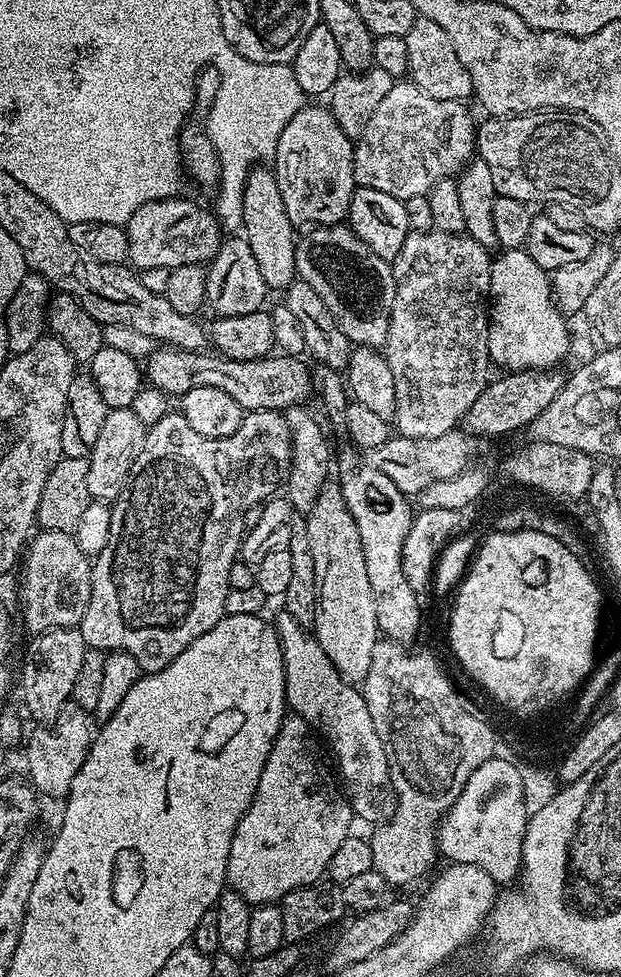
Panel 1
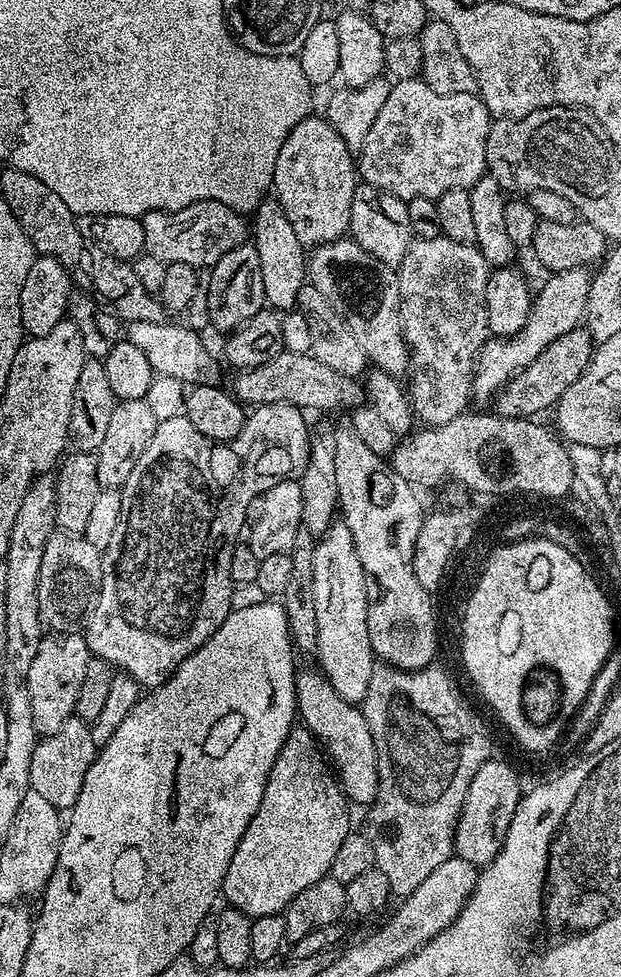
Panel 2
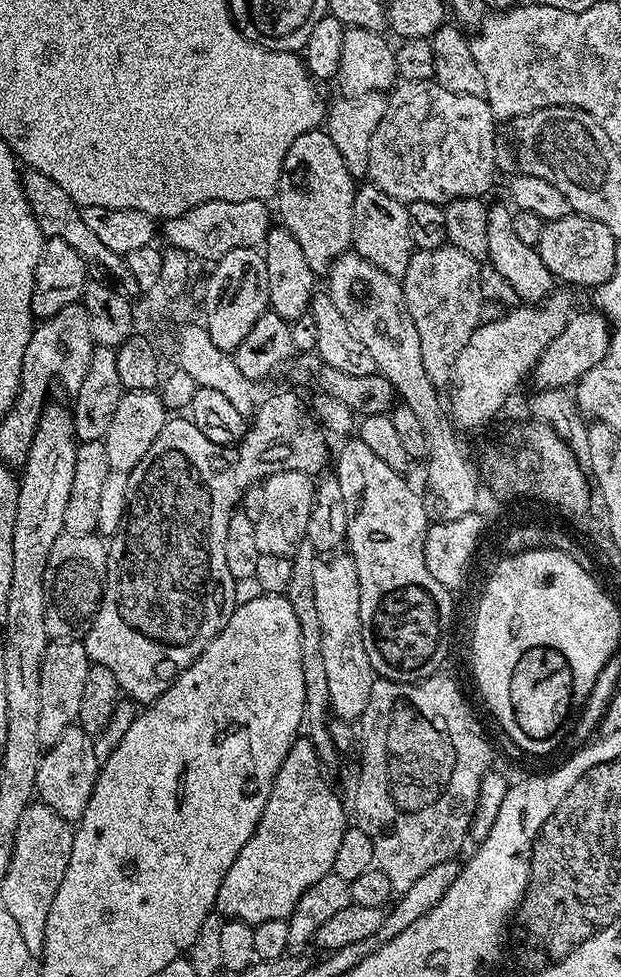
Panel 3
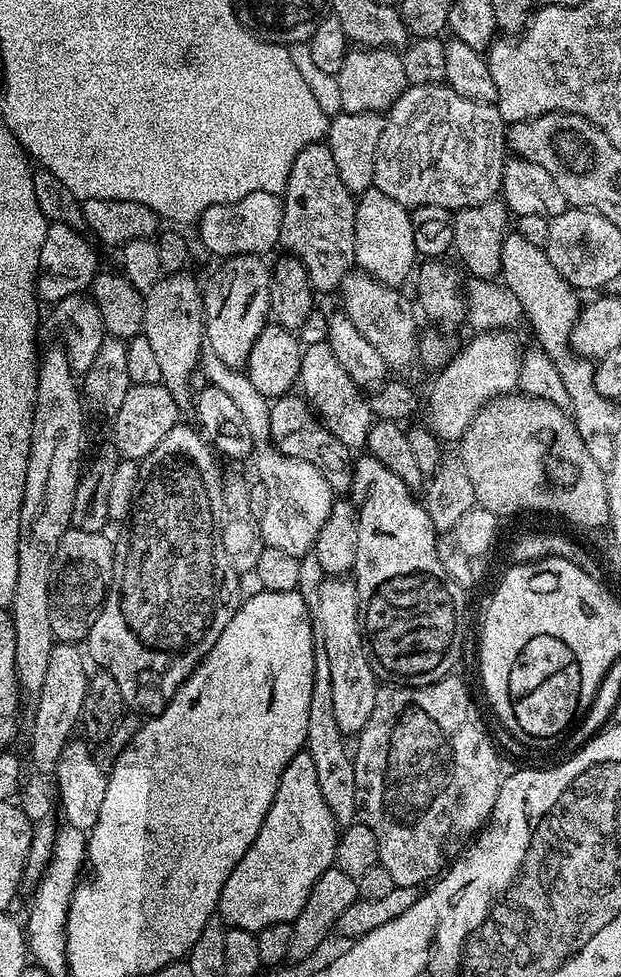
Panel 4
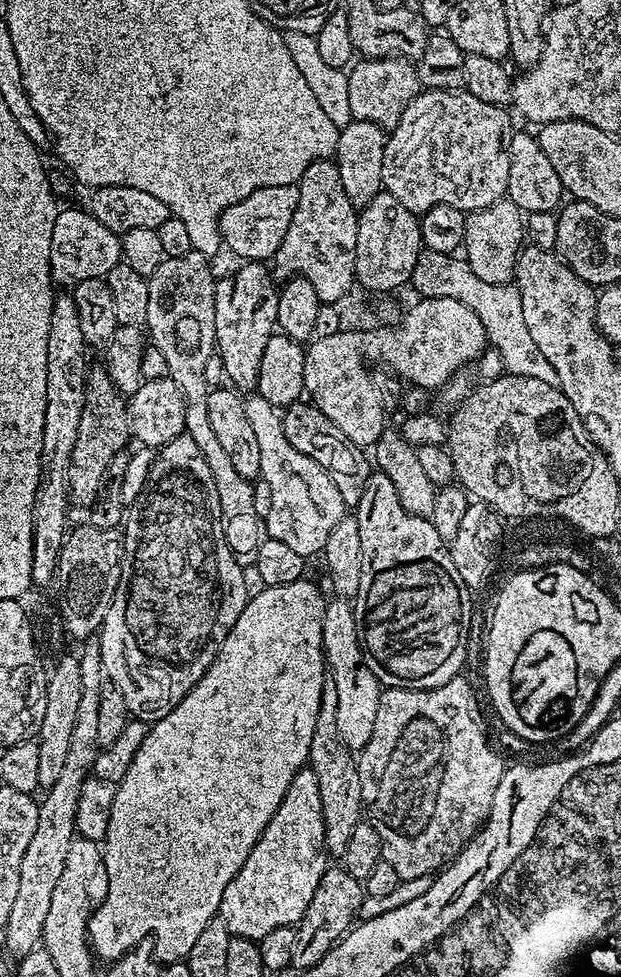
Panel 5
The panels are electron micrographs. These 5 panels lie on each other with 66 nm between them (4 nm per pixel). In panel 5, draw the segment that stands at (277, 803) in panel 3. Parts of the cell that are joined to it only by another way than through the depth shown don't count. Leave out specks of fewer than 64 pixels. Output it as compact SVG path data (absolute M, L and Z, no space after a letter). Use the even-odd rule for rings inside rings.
M305 766L294 774L290 788L282 798L278 810L274 810L274 818L262 830L254 850L250 850L250 858L240 864L240 868L232 873L230 886L222 890L222 902L218 913L219 919L226 922L233 936L241 936L247 940L259 941L270 930L290 928L299 925L306 914L306 906L310 906L310 898L314 898L314 890L318 890L318 881L330 866L328 849L324 846L324 823L322 822L322 794L318 790L318 778L310 766Z

